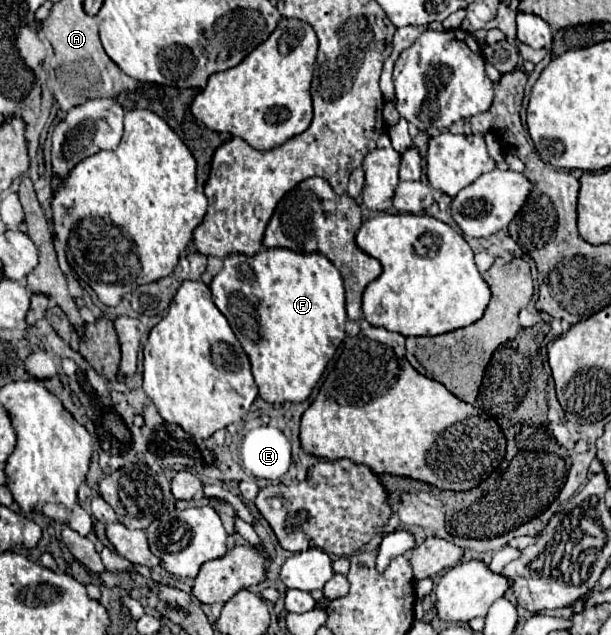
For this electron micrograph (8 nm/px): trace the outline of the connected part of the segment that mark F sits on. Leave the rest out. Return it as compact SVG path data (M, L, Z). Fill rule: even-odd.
M261 248L255 256L231 254L223 262L223 270L213 278L209 288L215 306L229 320L229 326L249 356L259 396L271 404L305 402L345 338L347 314L339 270L323 254L297 254L285 248Z

